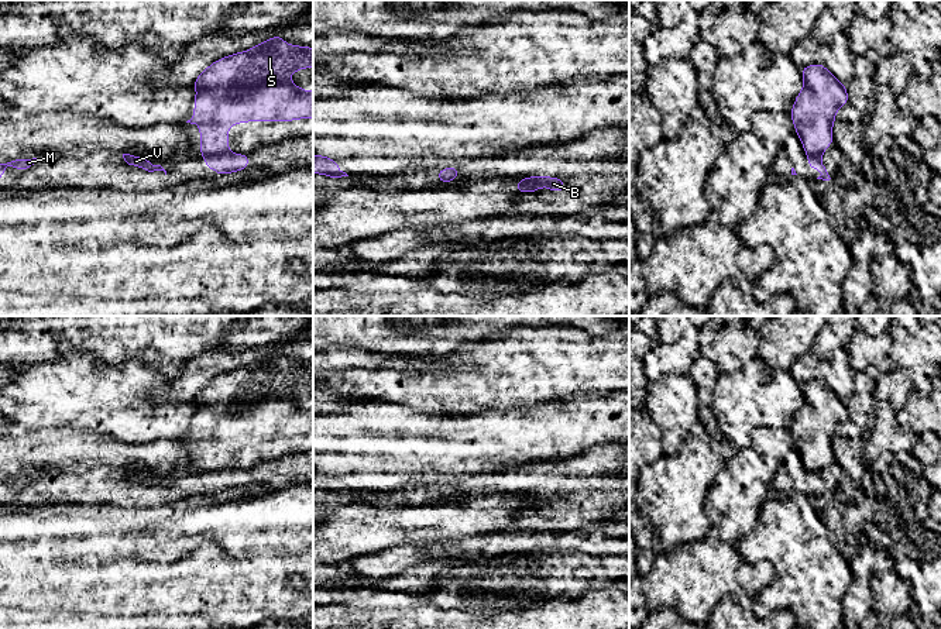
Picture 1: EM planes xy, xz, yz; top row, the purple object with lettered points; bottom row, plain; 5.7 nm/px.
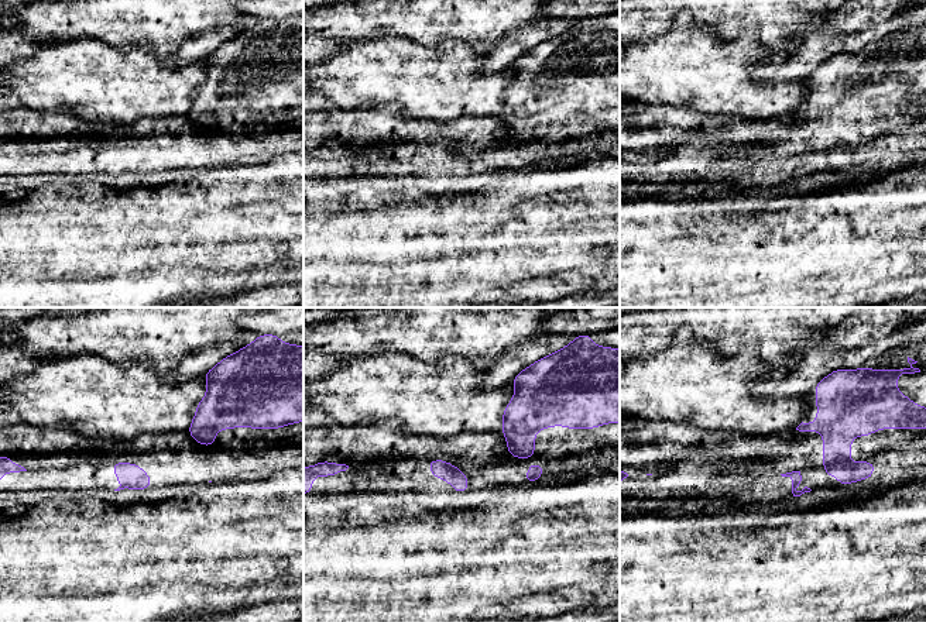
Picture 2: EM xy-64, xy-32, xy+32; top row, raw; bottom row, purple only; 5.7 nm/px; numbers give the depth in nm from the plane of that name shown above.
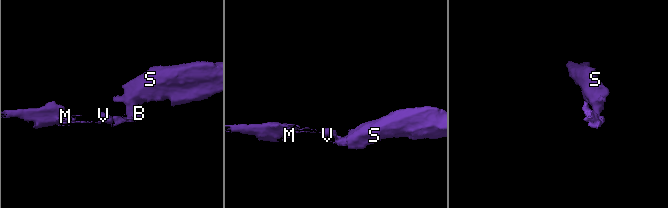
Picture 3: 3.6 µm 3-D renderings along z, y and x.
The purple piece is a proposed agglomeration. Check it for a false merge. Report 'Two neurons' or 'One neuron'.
Two neurons

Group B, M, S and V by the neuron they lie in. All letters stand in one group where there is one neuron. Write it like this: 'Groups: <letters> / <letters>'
Groups: B M V / S

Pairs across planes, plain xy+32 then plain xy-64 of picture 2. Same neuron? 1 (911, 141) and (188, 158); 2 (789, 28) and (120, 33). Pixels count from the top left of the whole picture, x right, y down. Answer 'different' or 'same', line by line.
1: same
2: same

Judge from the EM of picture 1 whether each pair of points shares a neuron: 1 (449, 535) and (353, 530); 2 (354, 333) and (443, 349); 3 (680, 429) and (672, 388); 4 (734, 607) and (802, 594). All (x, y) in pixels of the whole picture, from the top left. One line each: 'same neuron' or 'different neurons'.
1: same neuron
2: same neuron
3: same neuron
4: different neurons

